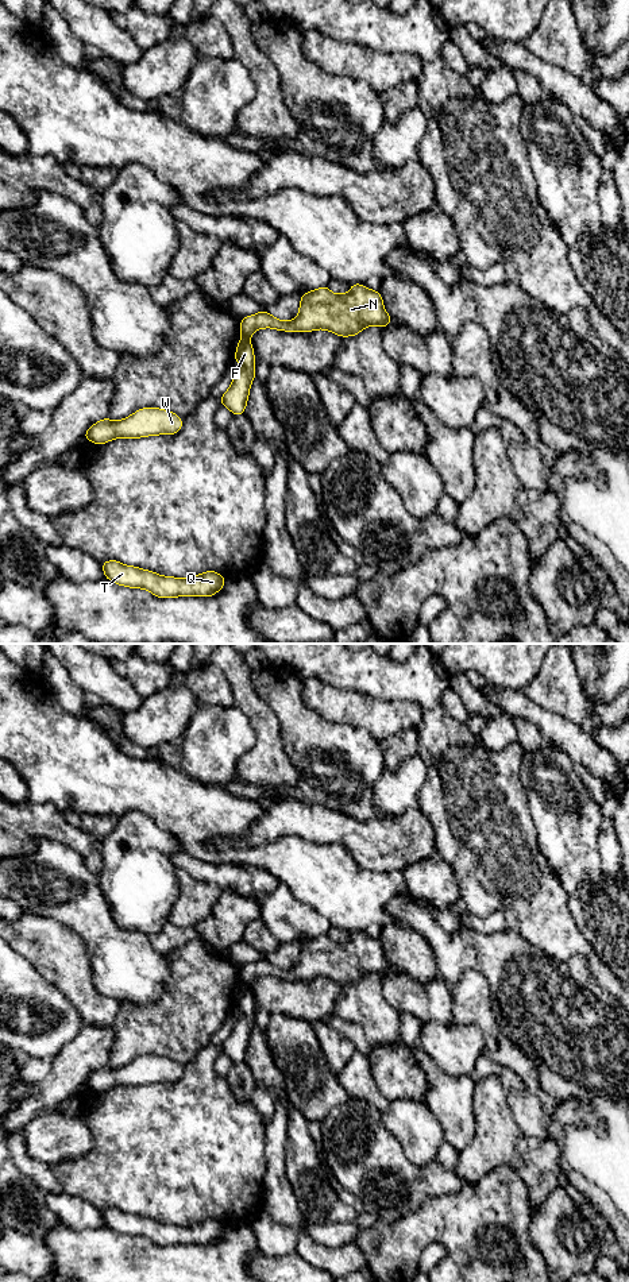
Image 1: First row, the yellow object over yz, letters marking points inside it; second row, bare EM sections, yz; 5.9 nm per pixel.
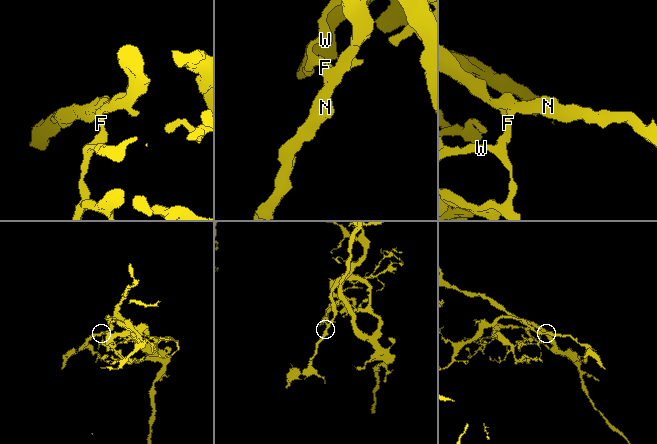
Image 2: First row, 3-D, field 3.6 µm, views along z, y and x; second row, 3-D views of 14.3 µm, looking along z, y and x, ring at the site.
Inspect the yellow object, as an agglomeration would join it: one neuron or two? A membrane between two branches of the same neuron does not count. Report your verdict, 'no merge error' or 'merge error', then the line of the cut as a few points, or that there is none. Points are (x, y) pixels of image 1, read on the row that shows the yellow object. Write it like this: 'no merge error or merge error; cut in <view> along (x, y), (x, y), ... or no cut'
merge error; cut in yz along (243, 336), (247, 340)

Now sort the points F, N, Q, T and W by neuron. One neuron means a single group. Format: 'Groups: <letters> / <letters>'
Groups: F Q T W / N

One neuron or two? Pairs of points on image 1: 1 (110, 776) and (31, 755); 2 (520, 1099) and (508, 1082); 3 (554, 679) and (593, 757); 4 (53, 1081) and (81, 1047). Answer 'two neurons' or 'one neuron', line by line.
1: one neuron
2: one neuron
3: two neurons
4: one neuron

